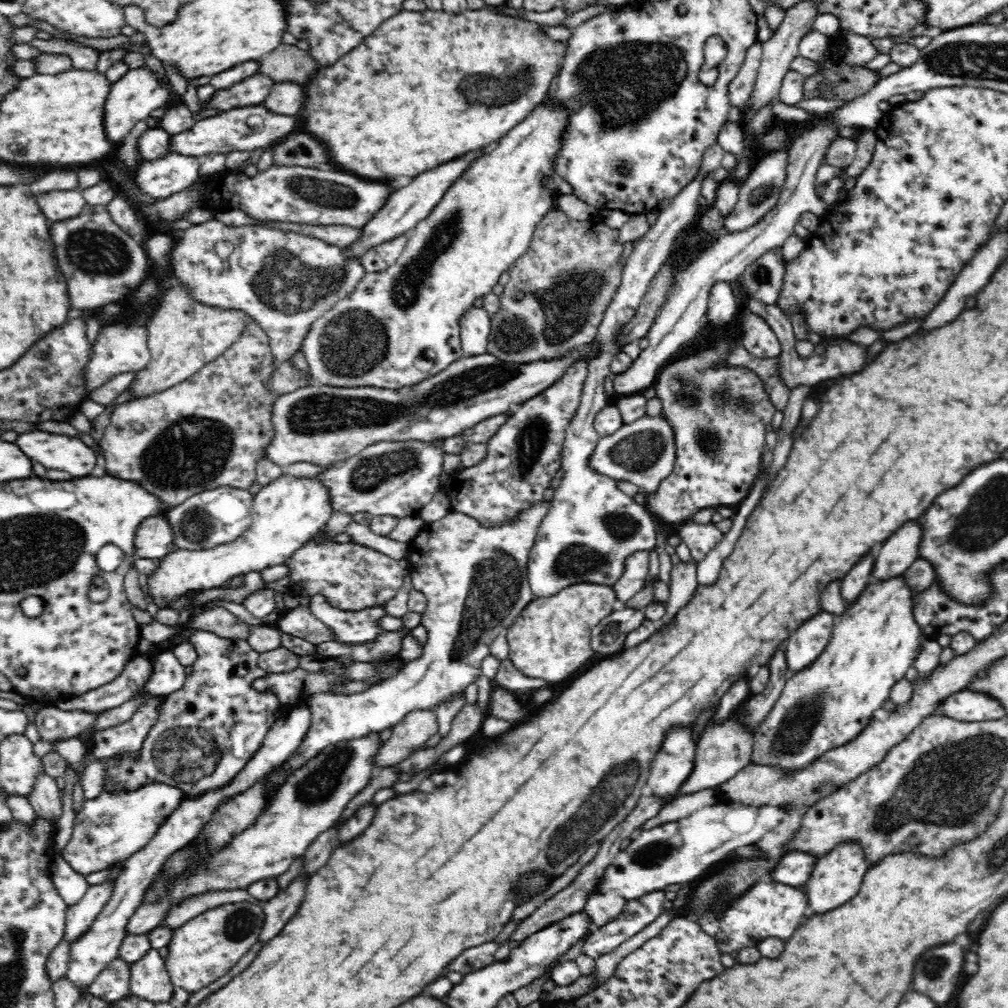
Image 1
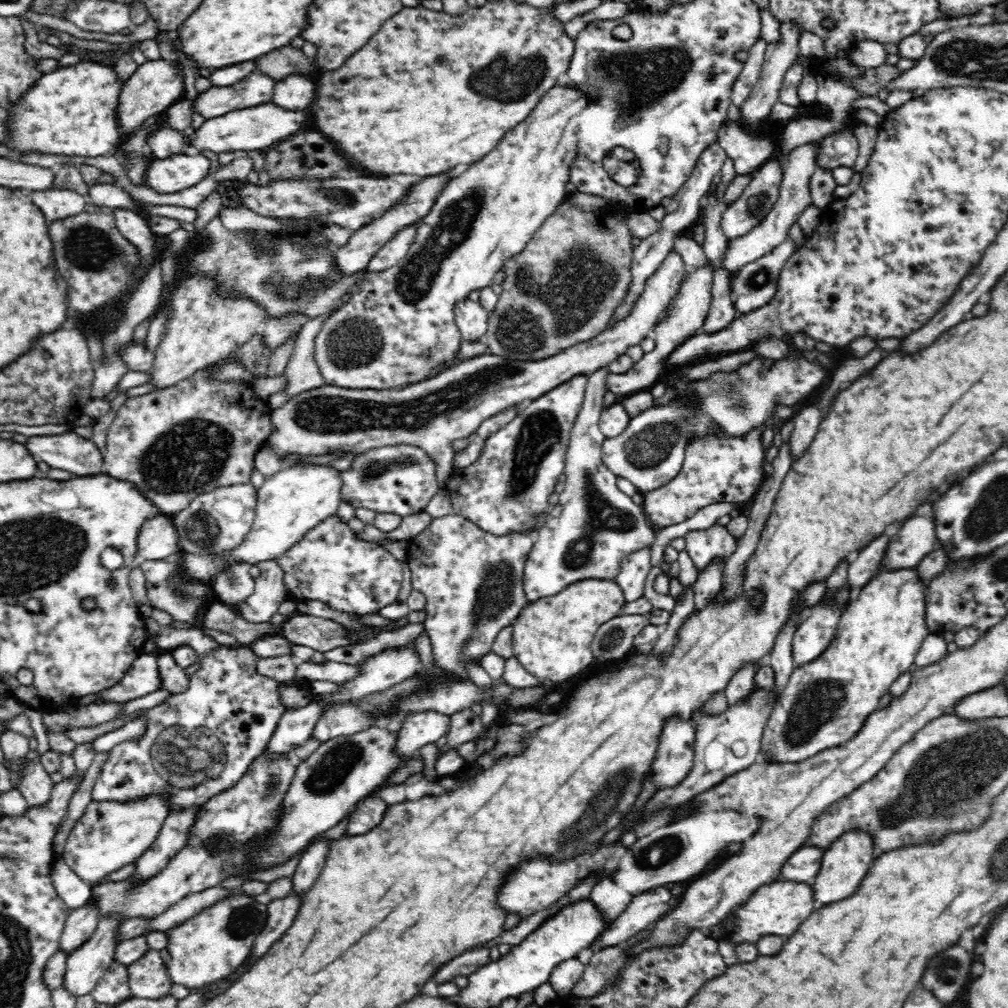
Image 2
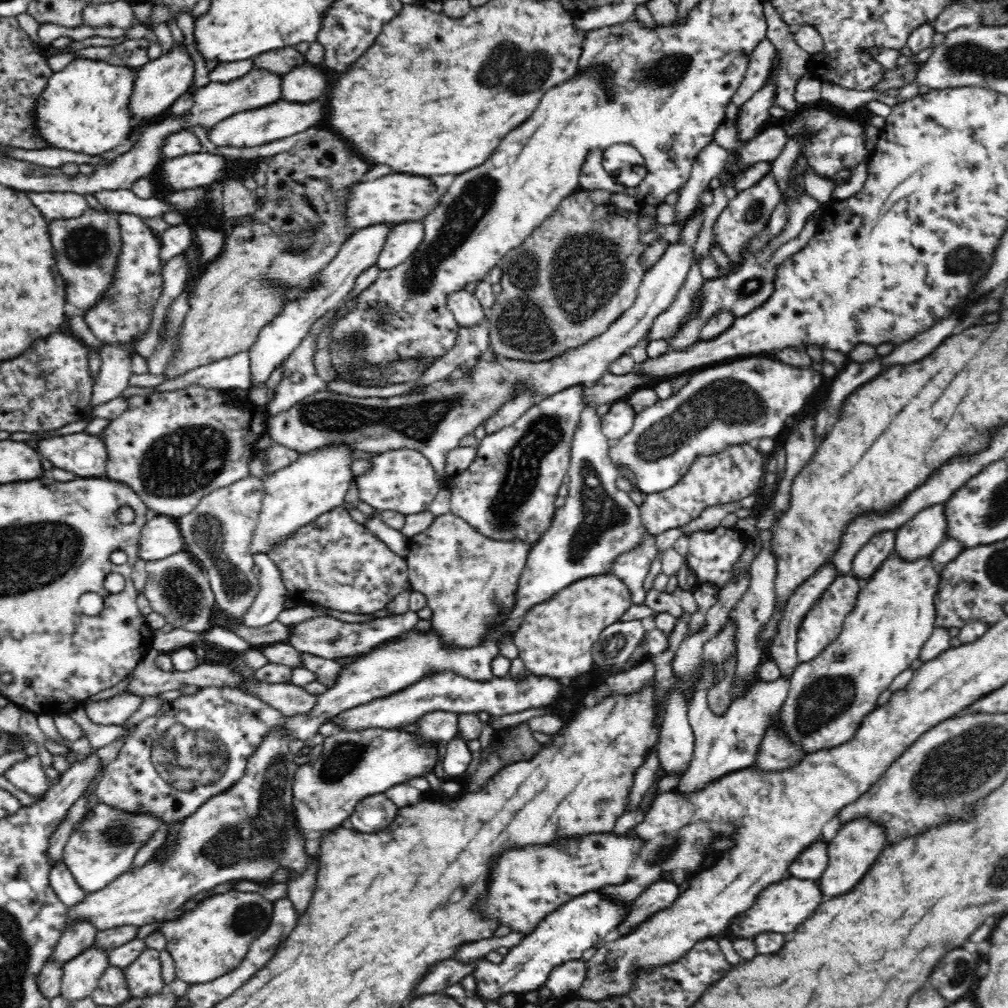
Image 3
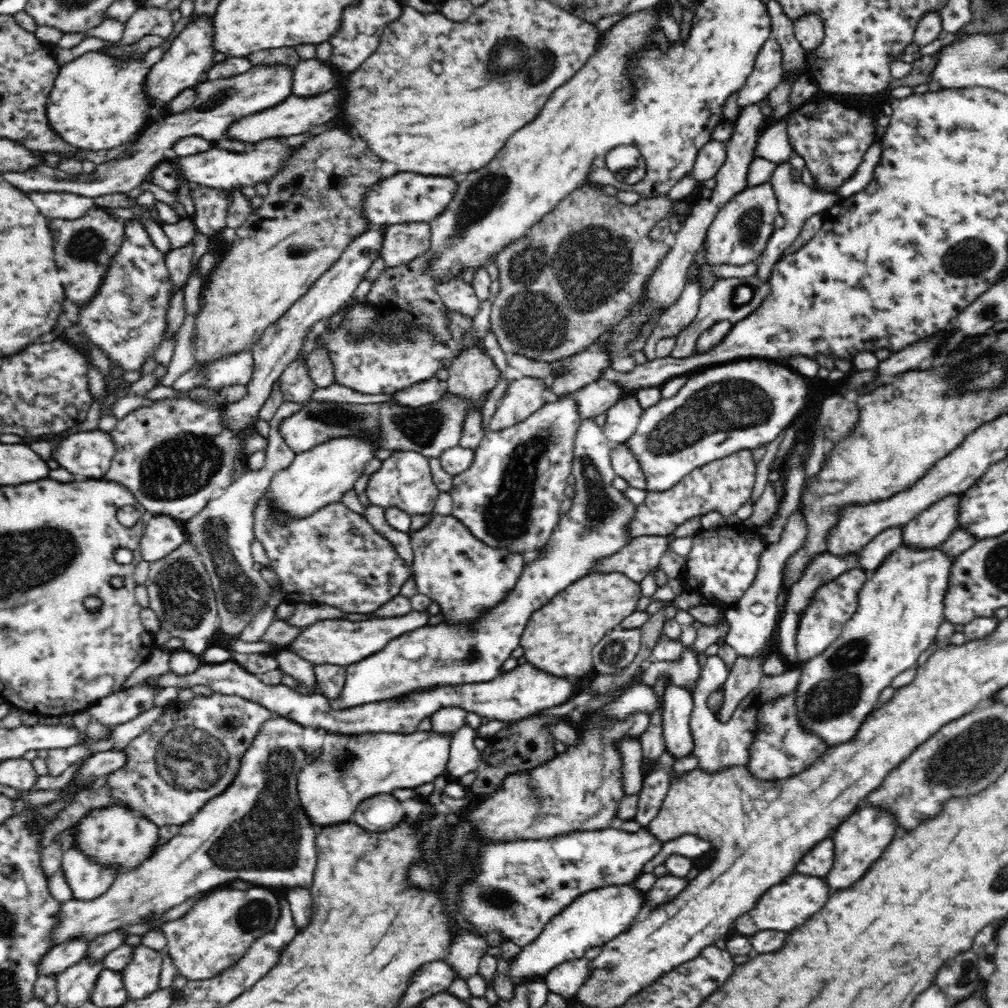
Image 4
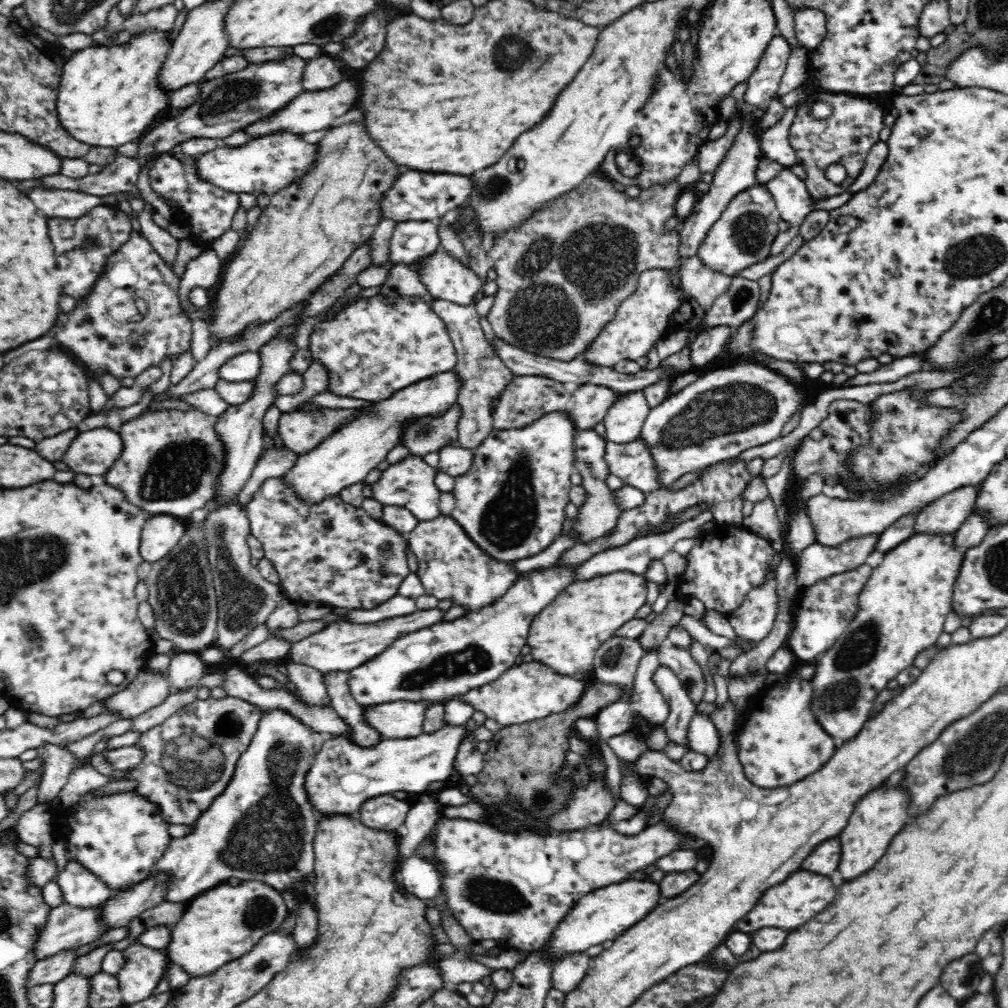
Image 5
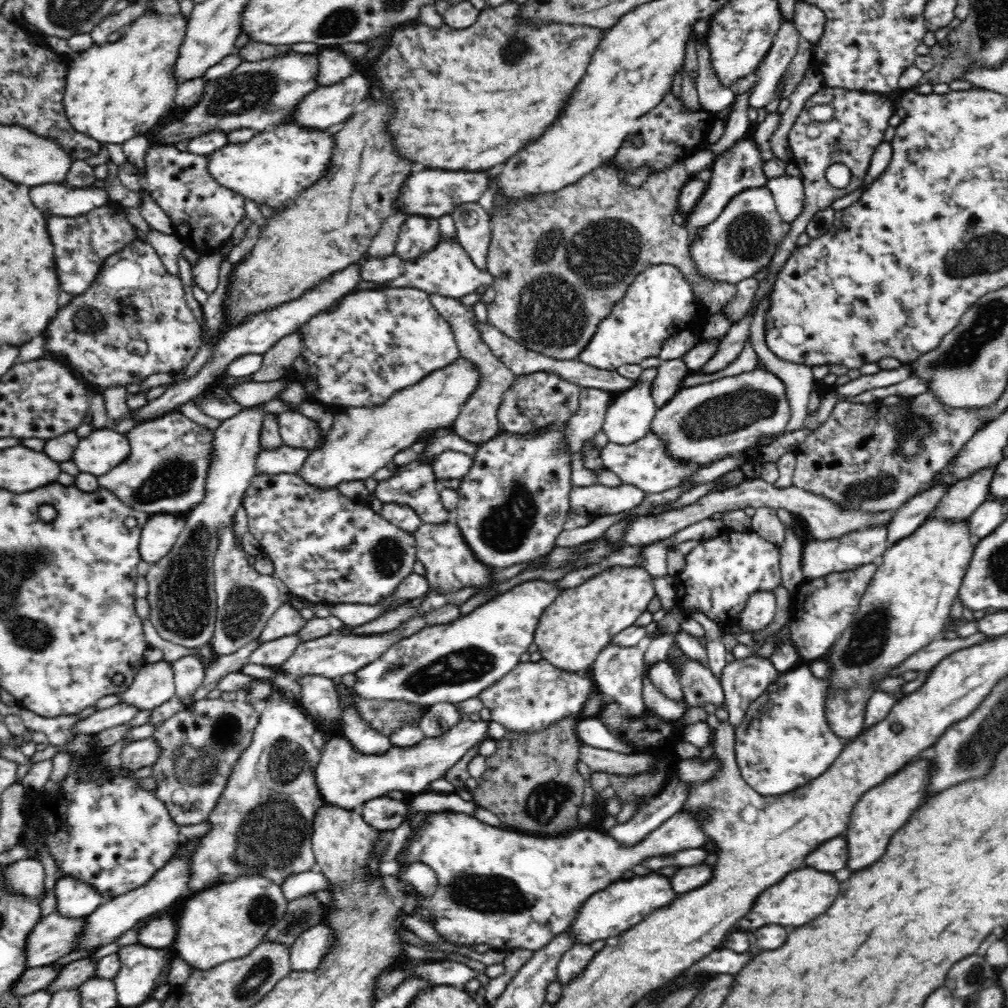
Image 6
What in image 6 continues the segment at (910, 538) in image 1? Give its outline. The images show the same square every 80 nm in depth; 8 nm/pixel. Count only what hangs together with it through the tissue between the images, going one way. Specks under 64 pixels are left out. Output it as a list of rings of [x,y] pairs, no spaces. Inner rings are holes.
[[[997,465],[980,468],[974,474],[968,474],[968,478],[962,478],[952,484],[929,518],[941,517],[948,520],[969,518],[985,500],[990,498],[990,483],[996,469]]]

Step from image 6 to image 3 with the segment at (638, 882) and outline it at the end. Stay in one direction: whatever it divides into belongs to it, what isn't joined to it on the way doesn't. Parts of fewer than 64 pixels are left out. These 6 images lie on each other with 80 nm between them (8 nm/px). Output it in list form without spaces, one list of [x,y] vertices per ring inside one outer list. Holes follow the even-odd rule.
[[[599,890],[585,892],[572,898],[570,902],[564,903],[558,910],[548,914],[530,936],[526,936],[518,945],[511,947],[500,964],[492,963],[486,957],[476,961],[471,974],[477,980],[477,996],[484,1001],[498,1001],[498,998],[506,992],[514,992],[519,996],[530,990],[542,988],[555,967],[581,959],[585,950],[594,948],[612,930],[618,931],[632,903],[623,900],[619,902]]]

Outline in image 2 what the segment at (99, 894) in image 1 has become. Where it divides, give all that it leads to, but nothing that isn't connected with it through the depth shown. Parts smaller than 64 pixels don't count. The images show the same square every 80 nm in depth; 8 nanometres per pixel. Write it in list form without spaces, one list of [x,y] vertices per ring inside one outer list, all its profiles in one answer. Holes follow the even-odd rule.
[[[89,900],[80,908],[71,909],[65,922],[59,950],[68,956],[82,946],[82,943],[88,942],[98,926],[96,914],[98,914],[98,909]]]

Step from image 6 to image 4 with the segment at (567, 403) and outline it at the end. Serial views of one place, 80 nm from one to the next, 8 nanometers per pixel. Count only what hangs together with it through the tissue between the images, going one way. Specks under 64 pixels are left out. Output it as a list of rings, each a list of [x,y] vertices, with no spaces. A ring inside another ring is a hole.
[[[532,376],[510,378],[488,430],[496,432],[524,422],[540,407],[552,403],[542,396],[545,390],[551,391],[551,383],[544,379]]]

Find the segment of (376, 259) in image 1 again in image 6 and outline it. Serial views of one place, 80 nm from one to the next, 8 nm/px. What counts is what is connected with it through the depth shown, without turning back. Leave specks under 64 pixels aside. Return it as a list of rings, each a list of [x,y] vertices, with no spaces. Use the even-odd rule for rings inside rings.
[[[410,215],[407,222],[400,228],[396,255],[408,261],[433,250],[441,240],[439,223],[436,218]]]

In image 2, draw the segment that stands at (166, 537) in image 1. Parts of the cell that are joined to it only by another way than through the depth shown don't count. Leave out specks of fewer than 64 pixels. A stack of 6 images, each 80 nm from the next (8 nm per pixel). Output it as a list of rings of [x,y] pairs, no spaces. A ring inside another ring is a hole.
[[[158,515],[147,520],[140,529],[135,563],[168,559],[181,551],[172,517]]]

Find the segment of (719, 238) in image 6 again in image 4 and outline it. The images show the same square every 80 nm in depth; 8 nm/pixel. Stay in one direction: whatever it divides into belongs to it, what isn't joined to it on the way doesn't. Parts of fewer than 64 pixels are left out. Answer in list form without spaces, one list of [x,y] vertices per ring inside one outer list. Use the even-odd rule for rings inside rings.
[[[770,183],[748,187],[736,194],[718,212],[716,220],[707,230],[702,248],[705,254],[704,262],[712,268],[720,265],[742,266],[756,262],[764,254],[768,240],[776,230],[775,222],[779,215],[778,200]]]

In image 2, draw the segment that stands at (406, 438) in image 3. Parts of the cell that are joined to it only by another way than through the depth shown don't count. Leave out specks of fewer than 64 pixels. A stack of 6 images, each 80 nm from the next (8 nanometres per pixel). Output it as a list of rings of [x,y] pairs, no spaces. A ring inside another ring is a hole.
[[[674,248],[660,266],[654,270],[650,278],[644,282],[644,290],[636,298],[634,306],[626,318],[614,321],[598,336],[564,349],[554,356],[532,362],[508,360],[495,354],[481,354],[470,360],[456,363],[449,370],[439,372],[430,379],[419,381],[407,387],[394,389],[345,389],[339,386],[324,385],[313,391],[303,392],[280,408],[271,411],[272,432],[267,444],[276,455],[299,454],[302,456],[322,456],[338,452],[361,453],[385,446],[412,445],[427,454],[435,463],[435,475],[440,488],[444,488],[451,478],[454,468],[453,457],[455,449],[453,442],[467,439],[472,432],[477,432],[479,426],[491,416],[514,406],[526,398],[537,399],[558,385],[568,382],[576,375],[588,378],[597,370],[608,368],[609,364],[619,356],[626,354],[630,346],[640,344],[646,336],[651,335],[658,322],[670,310],[669,306],[684,282],[687,270],[682,261],[682,253]]]

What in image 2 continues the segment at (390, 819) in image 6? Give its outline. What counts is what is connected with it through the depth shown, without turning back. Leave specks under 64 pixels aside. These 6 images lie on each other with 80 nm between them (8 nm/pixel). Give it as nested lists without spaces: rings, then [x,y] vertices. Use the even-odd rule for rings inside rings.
[[[376,794],[367,796],[348,816],[349,823],[346,833],[360,835],[375,829],[382,822],[388,808],[390,806]]]

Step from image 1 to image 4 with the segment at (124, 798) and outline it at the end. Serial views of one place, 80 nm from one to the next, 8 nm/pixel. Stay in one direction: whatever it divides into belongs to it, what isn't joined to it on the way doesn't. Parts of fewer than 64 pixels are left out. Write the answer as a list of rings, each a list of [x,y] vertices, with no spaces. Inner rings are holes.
[[[73,845],[63,853],[61,870],[72,890],[72,899],[77,901],[93,901],[101,897],[107,893],[117,877],[116,871],[90,862],[90,859]]]

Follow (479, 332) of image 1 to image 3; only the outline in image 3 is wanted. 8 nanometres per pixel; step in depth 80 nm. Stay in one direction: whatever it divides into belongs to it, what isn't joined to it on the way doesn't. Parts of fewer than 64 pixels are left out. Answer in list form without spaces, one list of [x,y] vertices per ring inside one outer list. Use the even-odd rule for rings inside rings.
[[[464,288],[448,292],[446,304],[459,327],[470,327],[482,321],[485,314],[488,314],[474,293]]]

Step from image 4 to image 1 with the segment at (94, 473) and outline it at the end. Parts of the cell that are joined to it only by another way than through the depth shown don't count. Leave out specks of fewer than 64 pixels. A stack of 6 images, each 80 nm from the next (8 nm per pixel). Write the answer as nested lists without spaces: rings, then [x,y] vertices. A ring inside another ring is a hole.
[[[34,430],[19,434],[16,444],[42,466],[64,470],[72,476],[88,476],[97,464],[95,449],[76,436]]]

